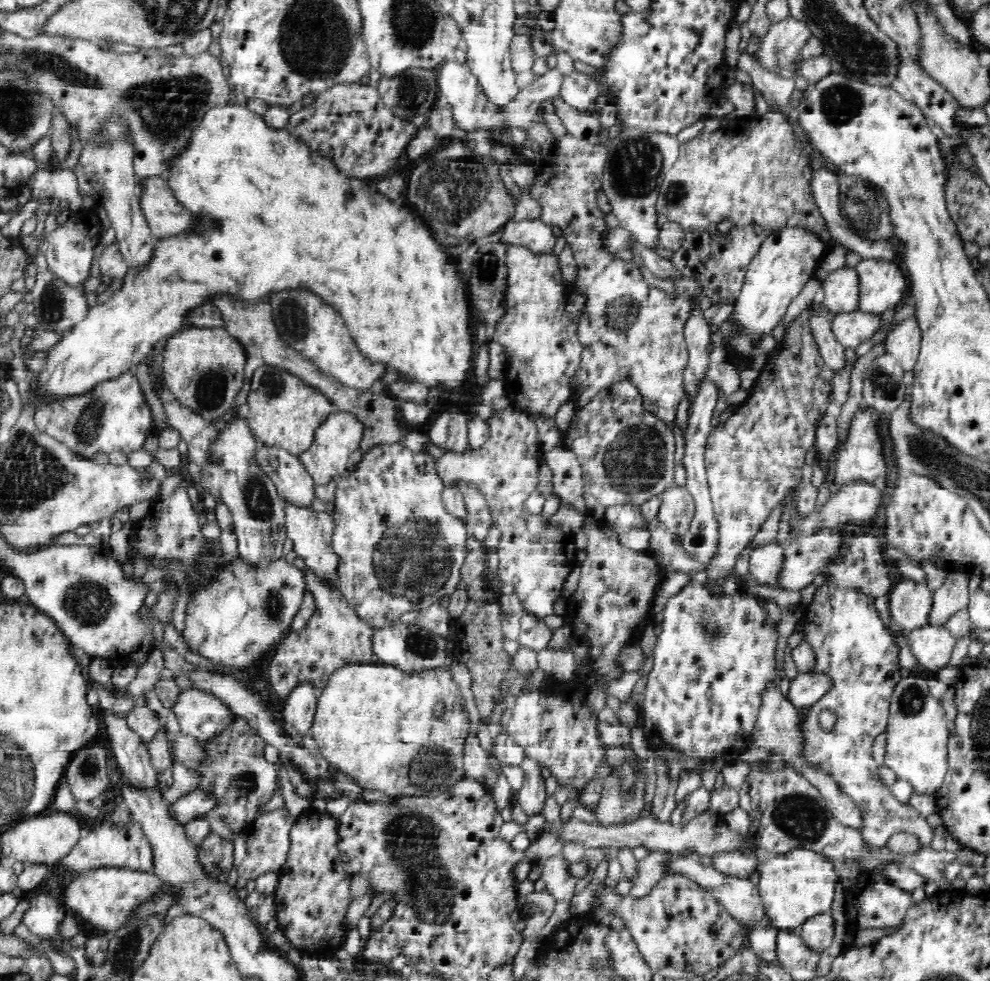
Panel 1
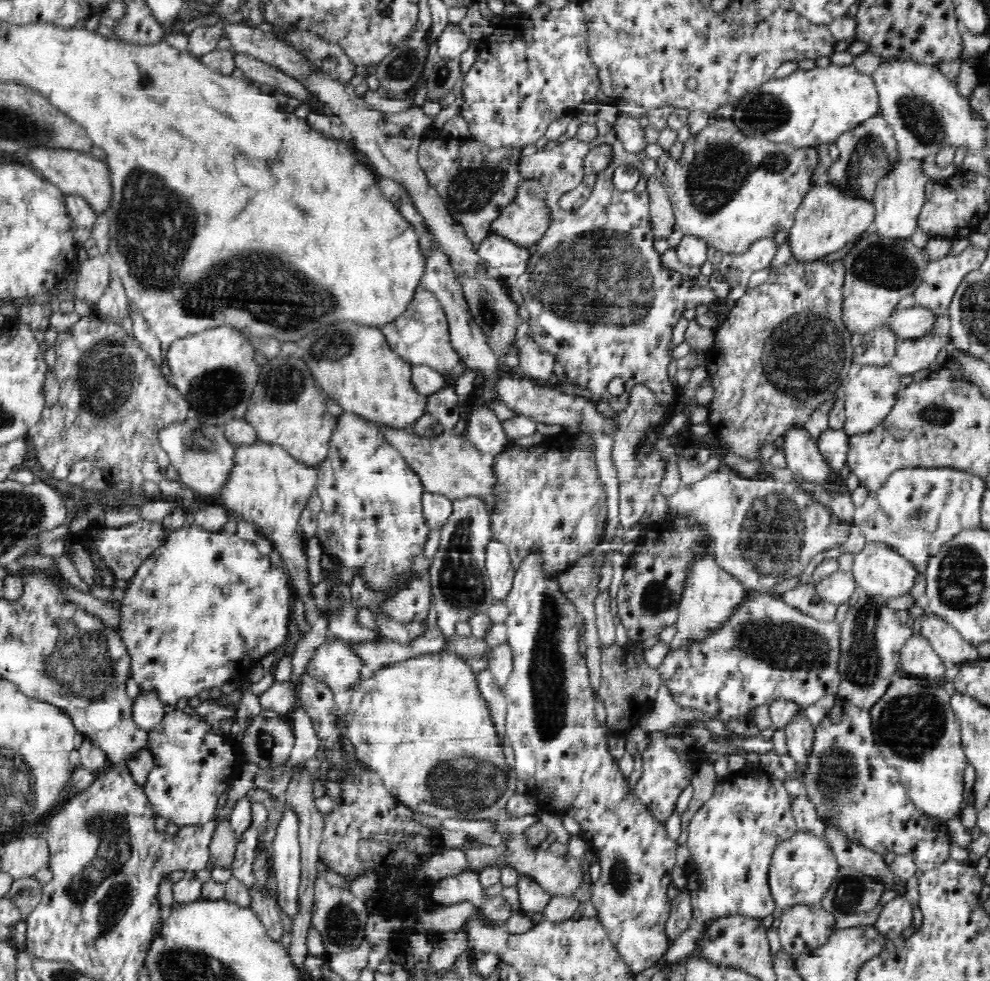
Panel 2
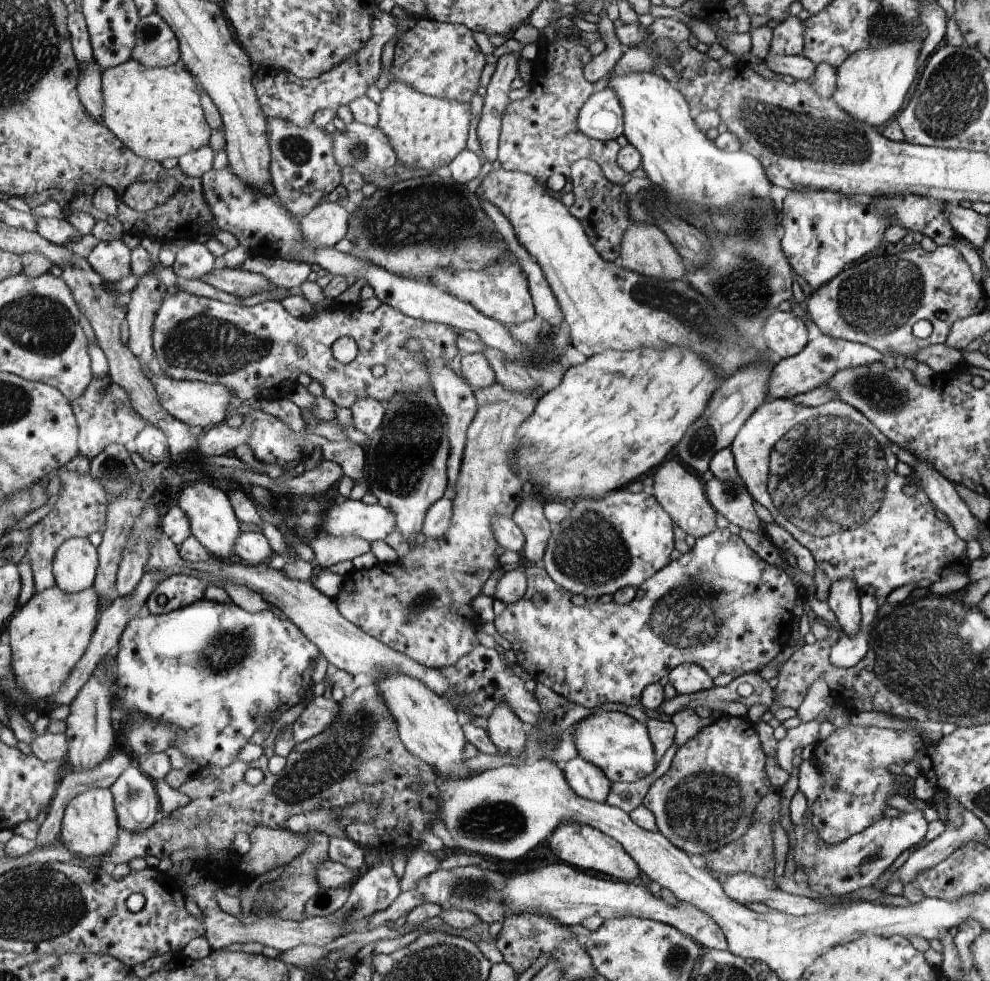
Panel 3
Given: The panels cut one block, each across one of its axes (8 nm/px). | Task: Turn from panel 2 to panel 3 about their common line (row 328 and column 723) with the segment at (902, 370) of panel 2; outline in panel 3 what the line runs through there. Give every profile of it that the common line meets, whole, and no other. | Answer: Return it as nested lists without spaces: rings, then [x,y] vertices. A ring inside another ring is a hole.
[[[549,864],[531,870],[523,876],[507,878],[503,890],[503,904],[507,906],[507,912],[511,916],[531,912],[559,920],[559,924],[563,926],[577,926],[593,916],[601,916],[603,920],[633,916],[633,918],[663,922],[665,926],[677,928],[681,934],[689,934],[689,938],[699,942],[701,948],[705,950],[727,950],[729,946],[725,934],[721,932],[721,926],[717,926],[717,922],[713,922],[705,912],[697,910],[695,906],[687,902],[677,902],[675,906],[669,906],[663,900],[655,898],[651,892],[647,892],[639,882],[611,880],[593,872],[587,874],[569,864]]]

